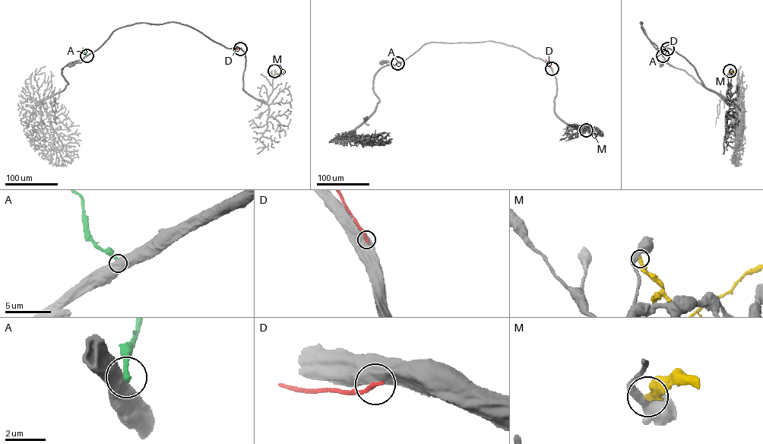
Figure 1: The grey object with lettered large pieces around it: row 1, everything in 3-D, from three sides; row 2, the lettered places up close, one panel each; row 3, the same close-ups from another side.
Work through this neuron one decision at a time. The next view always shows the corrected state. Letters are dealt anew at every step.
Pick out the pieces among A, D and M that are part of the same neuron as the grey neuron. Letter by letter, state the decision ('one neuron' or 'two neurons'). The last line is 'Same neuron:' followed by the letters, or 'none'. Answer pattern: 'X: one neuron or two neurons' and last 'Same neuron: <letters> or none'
A: two neurons
D: two neurons
M: two neurons
Same neuron: none

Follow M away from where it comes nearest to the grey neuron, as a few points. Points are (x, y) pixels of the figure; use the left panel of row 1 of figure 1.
M: (274, 71), (277, 74), (285, 71)

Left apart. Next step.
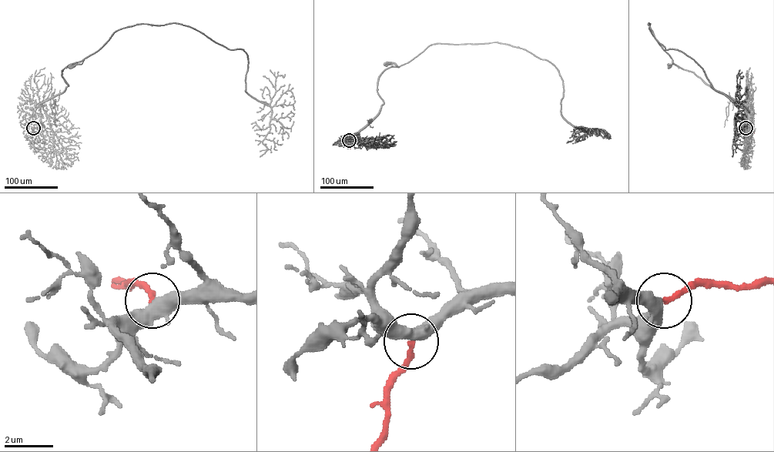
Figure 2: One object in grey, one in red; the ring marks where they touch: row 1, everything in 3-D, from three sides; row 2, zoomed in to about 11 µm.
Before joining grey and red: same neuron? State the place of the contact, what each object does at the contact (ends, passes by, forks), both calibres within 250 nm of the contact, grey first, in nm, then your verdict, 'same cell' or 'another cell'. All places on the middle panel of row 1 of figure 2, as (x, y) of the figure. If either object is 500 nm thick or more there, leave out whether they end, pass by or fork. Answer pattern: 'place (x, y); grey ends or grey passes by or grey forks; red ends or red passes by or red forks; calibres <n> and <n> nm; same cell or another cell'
place (349, 140); grey passes by; red ends; calibres 480 and 240 nm; same cell

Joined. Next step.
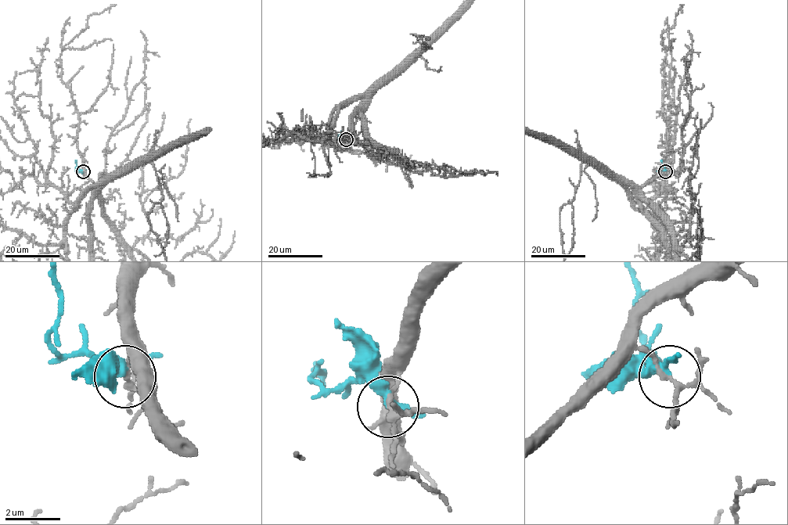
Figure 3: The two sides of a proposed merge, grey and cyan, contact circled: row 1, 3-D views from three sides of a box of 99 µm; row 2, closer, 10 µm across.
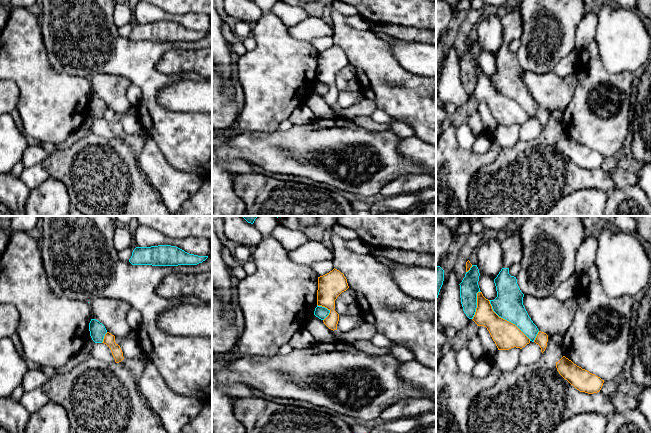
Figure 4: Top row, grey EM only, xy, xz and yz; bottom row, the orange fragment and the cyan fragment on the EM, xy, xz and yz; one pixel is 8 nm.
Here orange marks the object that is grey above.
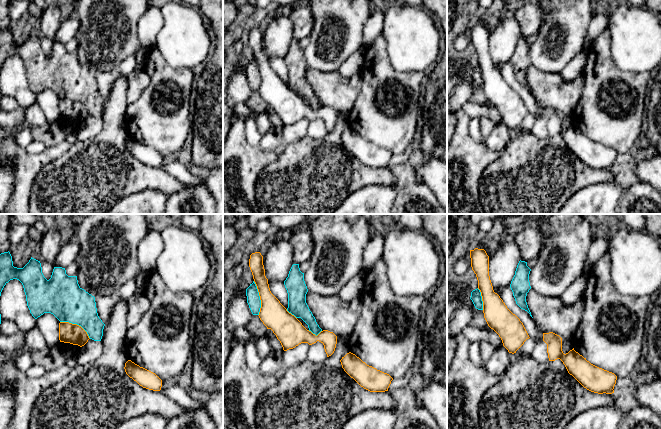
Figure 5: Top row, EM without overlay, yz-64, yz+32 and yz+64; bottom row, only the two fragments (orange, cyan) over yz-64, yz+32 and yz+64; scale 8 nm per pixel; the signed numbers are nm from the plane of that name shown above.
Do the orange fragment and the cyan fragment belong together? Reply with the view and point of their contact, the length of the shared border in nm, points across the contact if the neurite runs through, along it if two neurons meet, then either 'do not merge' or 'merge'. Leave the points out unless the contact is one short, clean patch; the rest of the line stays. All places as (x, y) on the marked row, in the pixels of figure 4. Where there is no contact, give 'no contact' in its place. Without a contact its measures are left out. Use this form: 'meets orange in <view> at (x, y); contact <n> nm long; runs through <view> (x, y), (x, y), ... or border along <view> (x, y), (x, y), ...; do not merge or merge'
meets orange in yz at (506, 320); contact 480 nm long; do not merge

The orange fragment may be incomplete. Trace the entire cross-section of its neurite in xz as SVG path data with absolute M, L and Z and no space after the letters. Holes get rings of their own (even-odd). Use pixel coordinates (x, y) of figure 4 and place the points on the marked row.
M335 268L329 273L318 277L317 305L325 307L330 311L323 322L333 331L337 330L339 321L339 314L334 310L335 300L348 288L346 277Z

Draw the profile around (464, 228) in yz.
M465 221L463 224L461 224L458 229L454 232L452 232L452 239L456 237L457 235L462 234L469 234L470 233L470 224L469 222Z

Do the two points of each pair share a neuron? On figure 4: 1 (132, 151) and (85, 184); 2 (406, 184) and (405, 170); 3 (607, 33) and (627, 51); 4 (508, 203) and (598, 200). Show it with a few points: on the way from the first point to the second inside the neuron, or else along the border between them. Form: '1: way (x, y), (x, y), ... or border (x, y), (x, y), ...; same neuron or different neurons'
1: way (120, 156), (97, 179); same neuron
2: border (425, 174), (400, 175), (384, 186); different neurons
3: way (612, 36), (622, 46); same neuron
4: border (579, 190), (574, 190), (561, 197), (553, 205); different neurons

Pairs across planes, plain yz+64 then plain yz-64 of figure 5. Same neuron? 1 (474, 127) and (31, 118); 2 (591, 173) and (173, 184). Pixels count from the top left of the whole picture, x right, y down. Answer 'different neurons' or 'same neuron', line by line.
1: different neurons
2: same neuron

